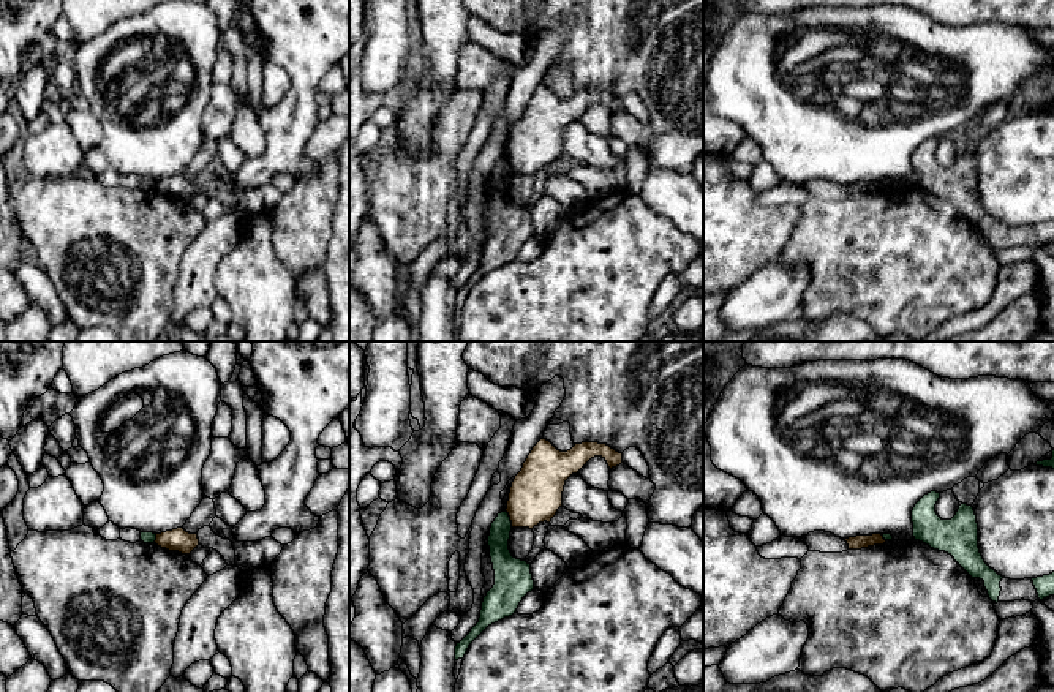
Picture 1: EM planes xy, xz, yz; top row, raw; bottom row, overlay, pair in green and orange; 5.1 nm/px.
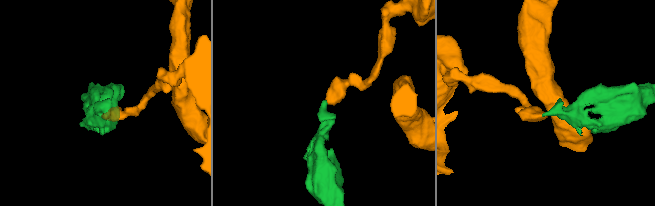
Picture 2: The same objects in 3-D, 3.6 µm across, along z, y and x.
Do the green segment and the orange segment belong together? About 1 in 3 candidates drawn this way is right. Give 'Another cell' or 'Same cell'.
Another cell

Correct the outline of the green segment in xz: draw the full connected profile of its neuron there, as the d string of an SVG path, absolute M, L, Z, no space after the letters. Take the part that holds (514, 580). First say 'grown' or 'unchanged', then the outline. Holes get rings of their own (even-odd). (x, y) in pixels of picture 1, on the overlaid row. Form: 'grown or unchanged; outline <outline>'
unchanged; outline M507 512L498 513L490 528L488 547L495 585L482 602L479 622L455 646L455 660L463 659L469 645L491 624L512 616L523 597L534 589L531 564L517 559L509 550L512 521Z

